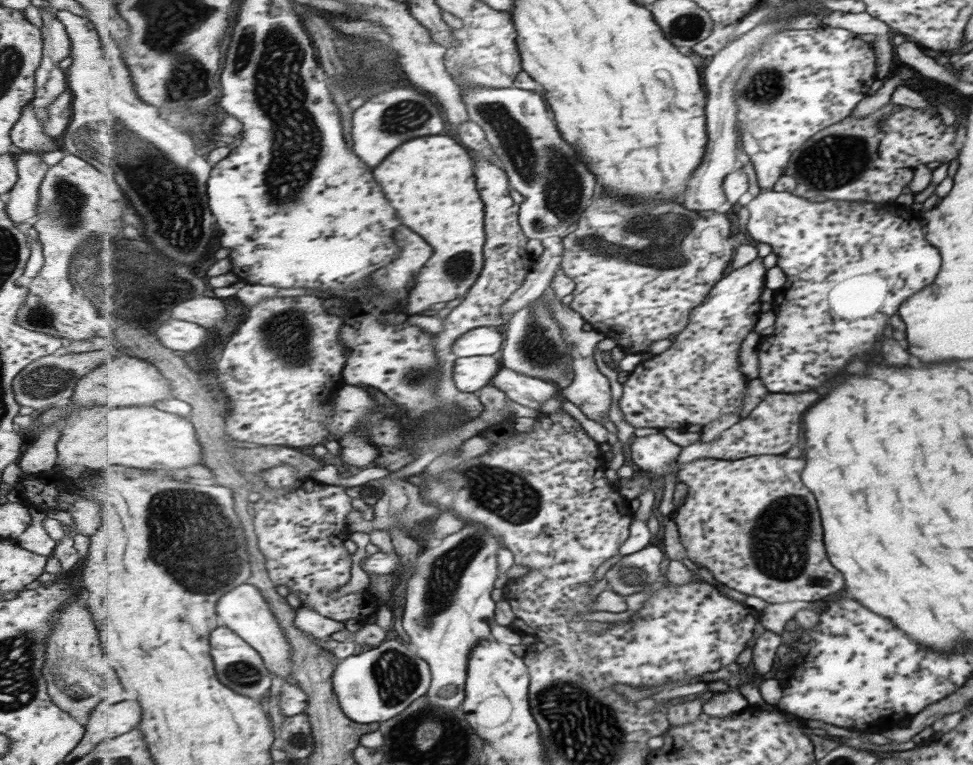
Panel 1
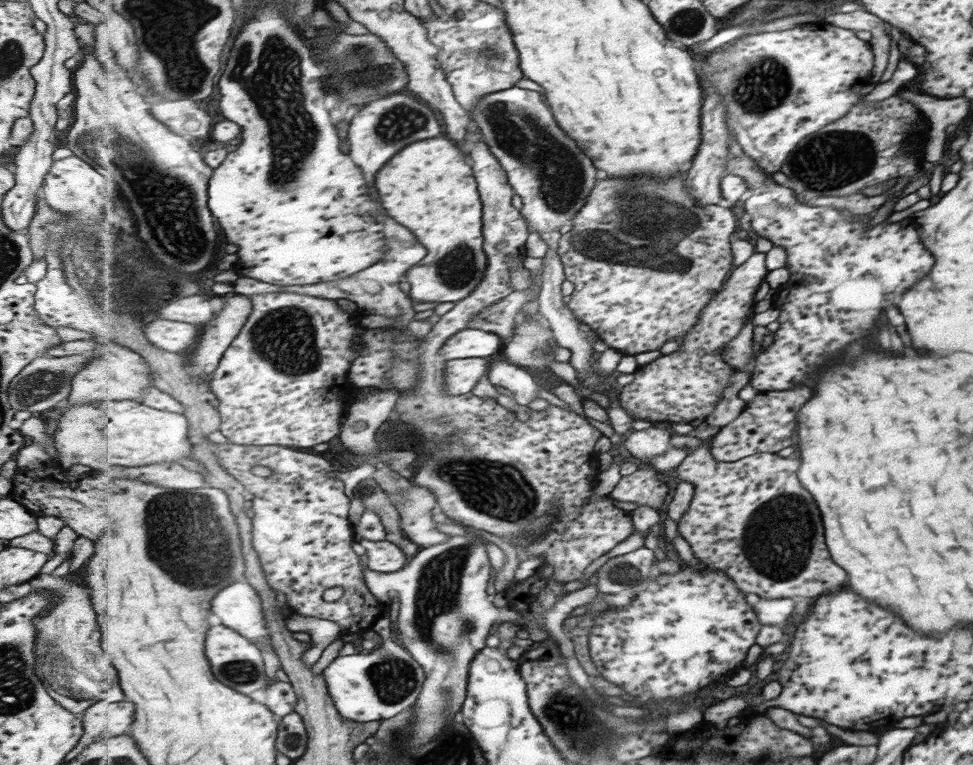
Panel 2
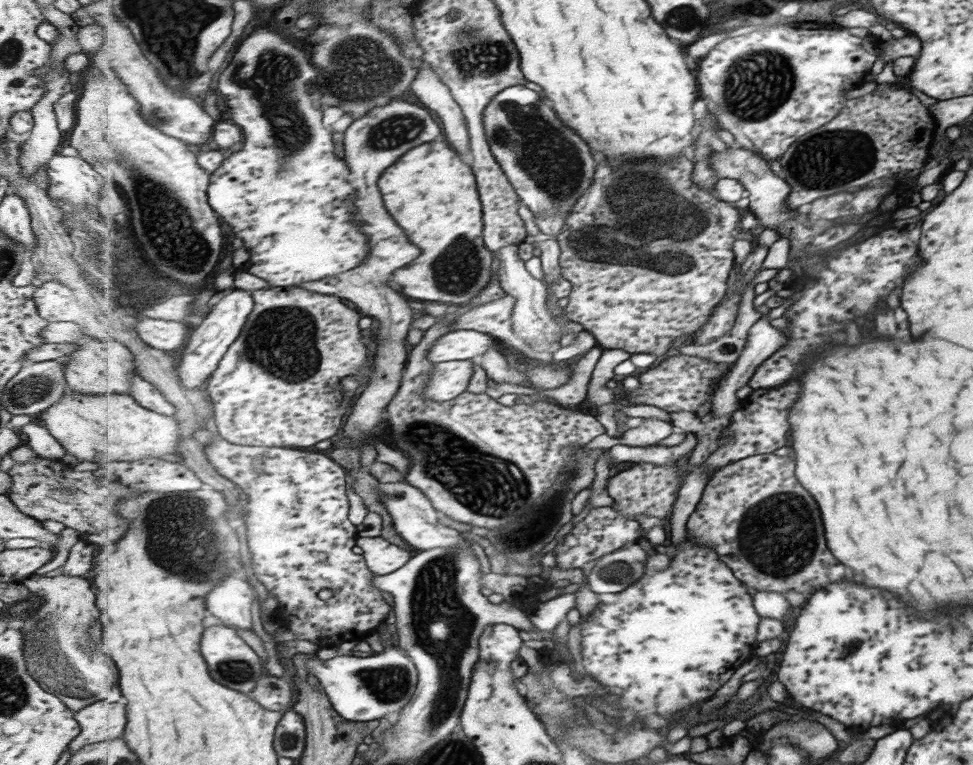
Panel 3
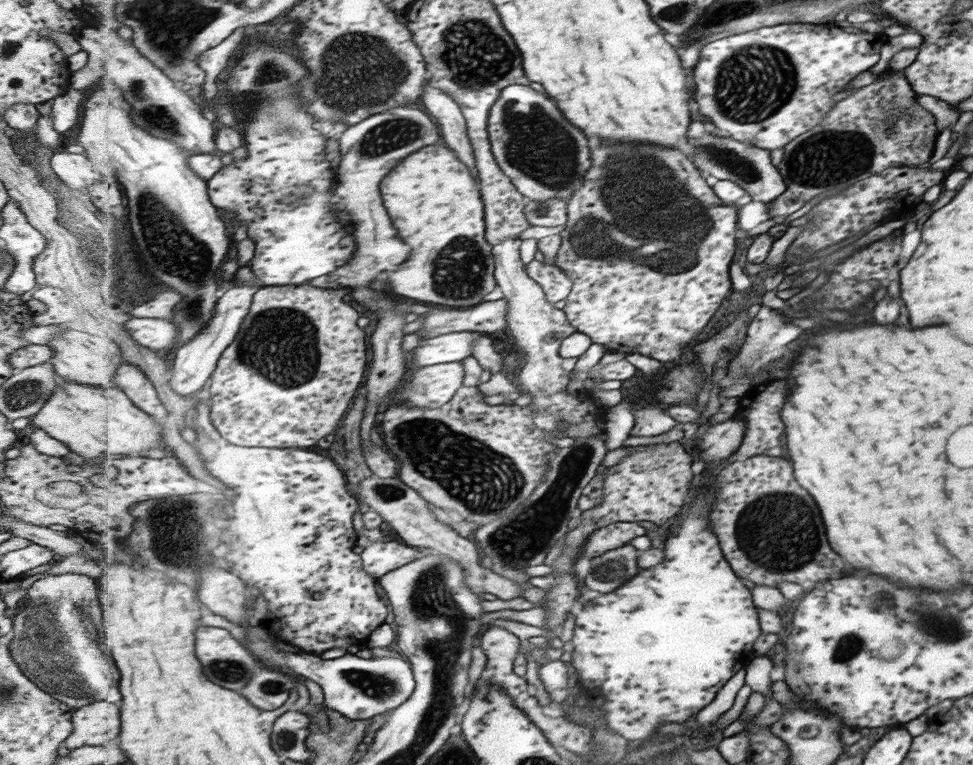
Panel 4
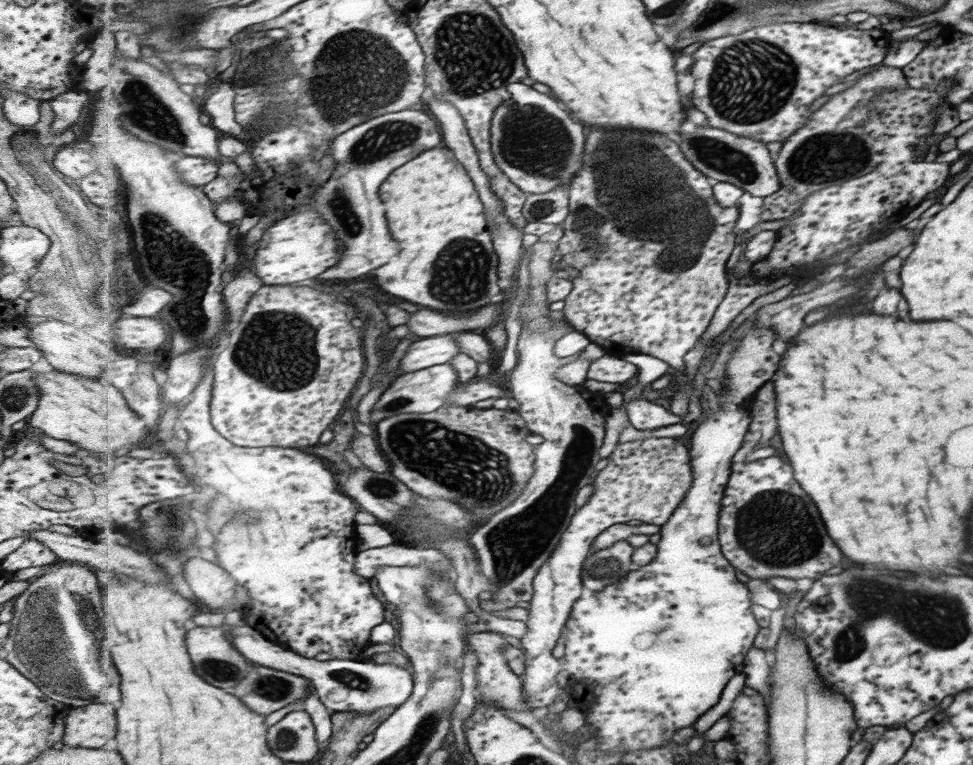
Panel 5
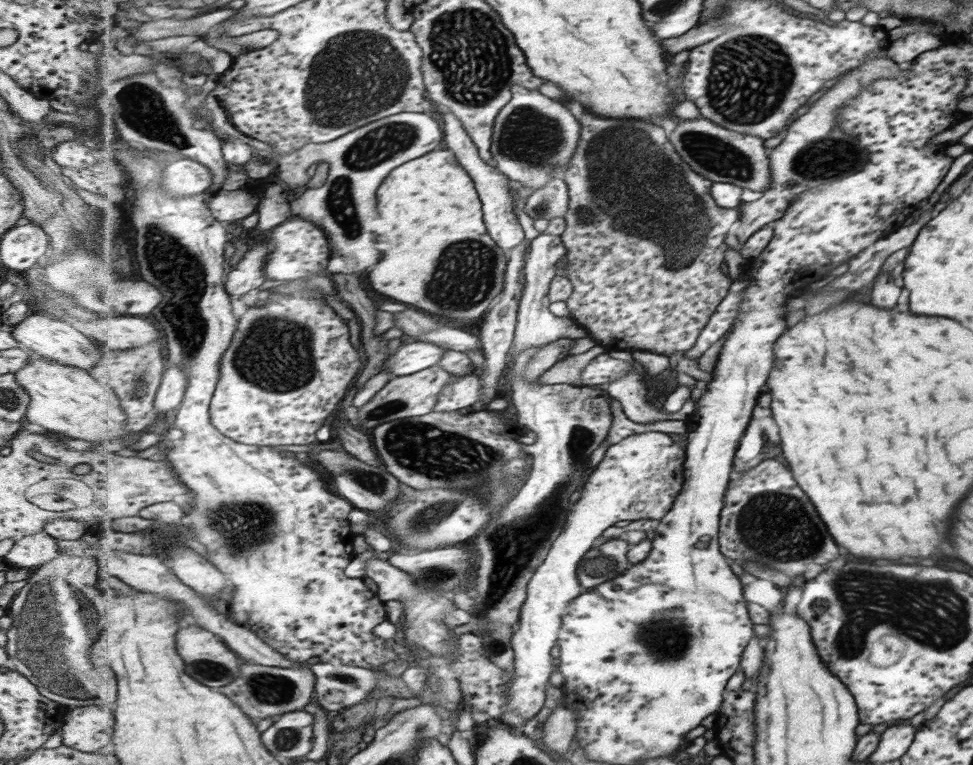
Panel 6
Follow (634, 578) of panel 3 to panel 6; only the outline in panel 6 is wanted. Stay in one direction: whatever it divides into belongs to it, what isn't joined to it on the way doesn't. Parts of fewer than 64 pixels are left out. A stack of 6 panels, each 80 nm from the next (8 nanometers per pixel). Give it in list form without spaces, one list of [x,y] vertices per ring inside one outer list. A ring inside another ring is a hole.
[[[624,537],[599,540],[580,563],[578,582],[591,589],[619,577],[634,565],[628,559],[629,549]]]

